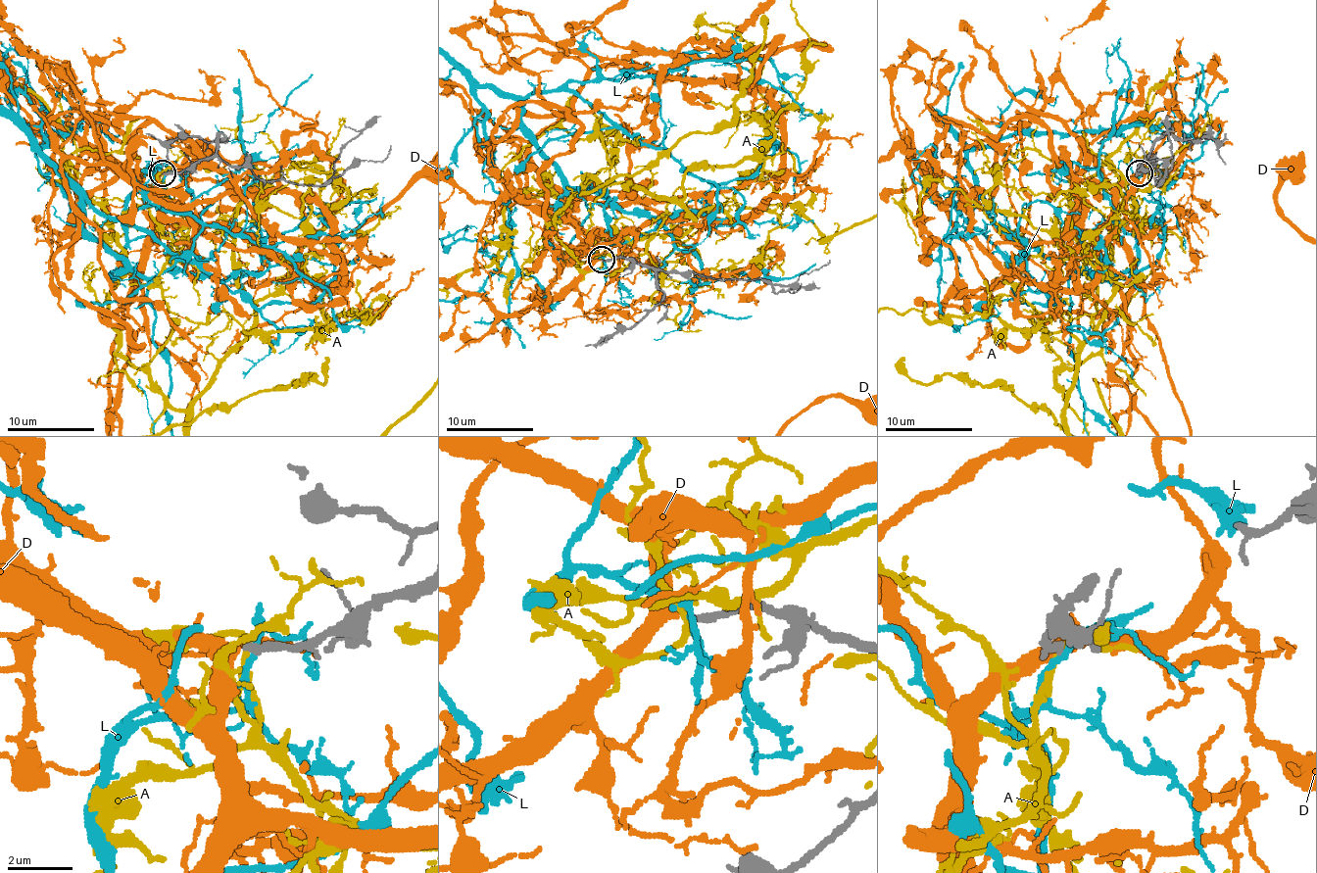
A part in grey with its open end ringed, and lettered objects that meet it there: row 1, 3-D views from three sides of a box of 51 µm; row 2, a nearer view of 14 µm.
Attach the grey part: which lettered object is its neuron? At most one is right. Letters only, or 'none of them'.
D

